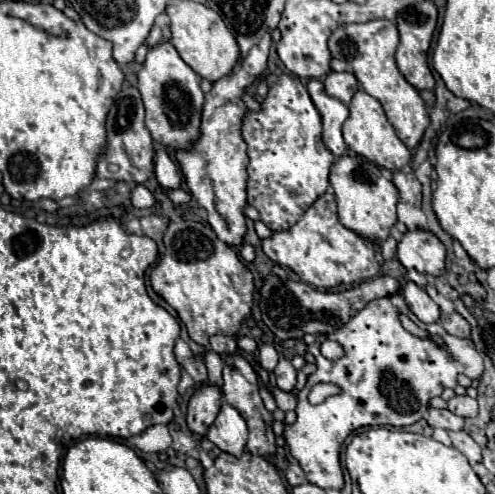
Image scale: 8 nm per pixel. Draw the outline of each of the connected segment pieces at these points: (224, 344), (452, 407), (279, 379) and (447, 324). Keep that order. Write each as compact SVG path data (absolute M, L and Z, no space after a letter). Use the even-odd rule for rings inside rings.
M214 335L210 337L210 347L212 351L216 353L234 353L238 347L236 347L236 337L230 337L230 335Z
M456 395L448 401L448 411L452 411L458 417L464 417L464 419L476 417L478 415L478 403L476 403L476 399L472 399L468 395L464 395L464 397Z
M280 359L276 369L274 369L274 379L276 379L276 387L290 393L296 387L296 369L292 367L292 363L288 359Z
M442 313L440 323L454 337L470 337L470 325L468 325L468 321L462 315L458 315L458 313L450 313L450 315Z

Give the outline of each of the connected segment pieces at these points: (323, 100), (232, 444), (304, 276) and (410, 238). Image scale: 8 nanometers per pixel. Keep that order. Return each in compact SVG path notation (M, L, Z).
M310 79L310 83L306 87L312 97L312 103L316 105L318 113L322 117L322 141L324 141L326 149L334 157L346 155L348 147L342 139L342 123L348 117L348 107L342 101L326 95L324 85L318 79Z
M222 403L218 417L210 425L206 439L212 441L220 451L240 457L246 449L248 429L242 415L228 403Z
M324 193L310 205L296 225L286 231L274 233L262 243L264 253L278 265L292 269L304 283L316 289L332 289L338 285L350 285L366 281L378 275L380 265L376 261L378 247L364 241L354 231L346 229L336 215L336 201L332 193Z
M408 231L398 245L398 261L406 269L416 269L424 275L444 275L446 249L444 243L430 231Z

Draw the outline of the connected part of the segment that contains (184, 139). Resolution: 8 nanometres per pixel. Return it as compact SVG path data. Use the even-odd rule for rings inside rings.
M170 41L154 45L138 73L138 89L146 109L146 127L156 141L172 151L186 149L200 135L200 115L204 93L200 89L200 77L182 61Z

